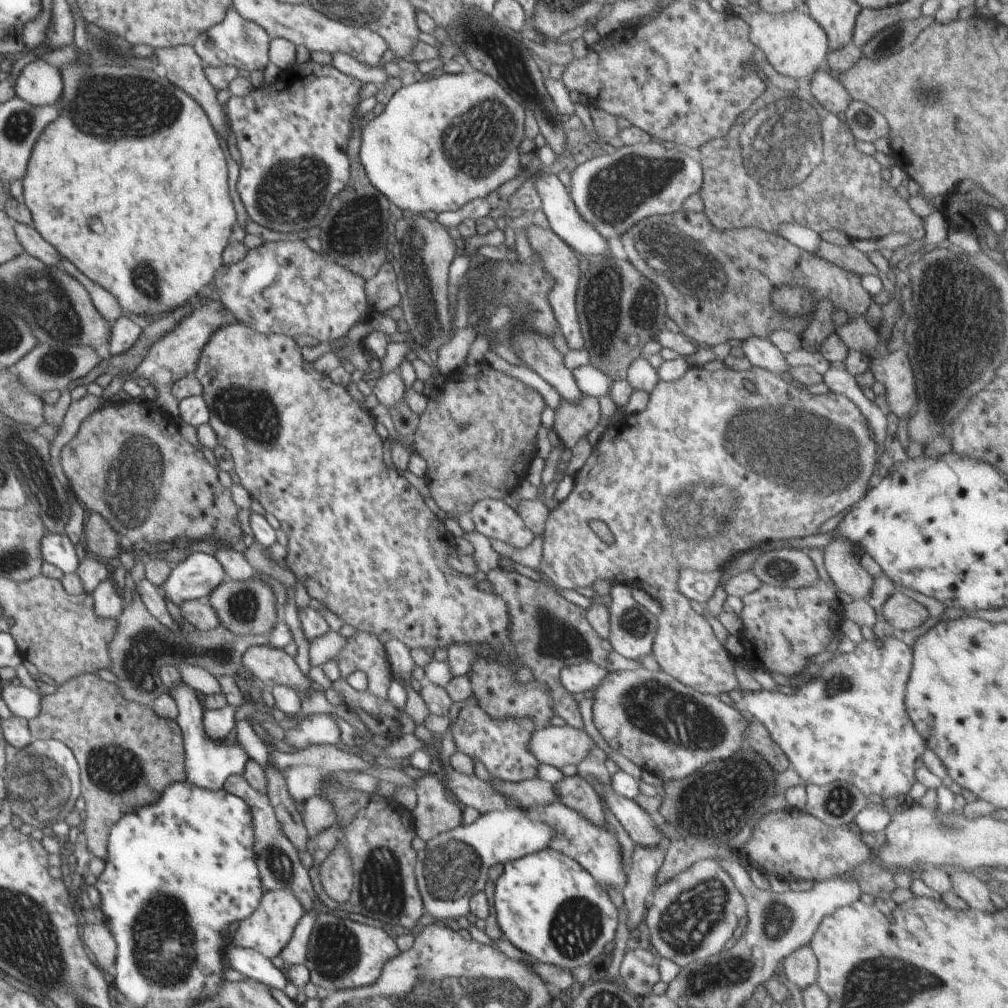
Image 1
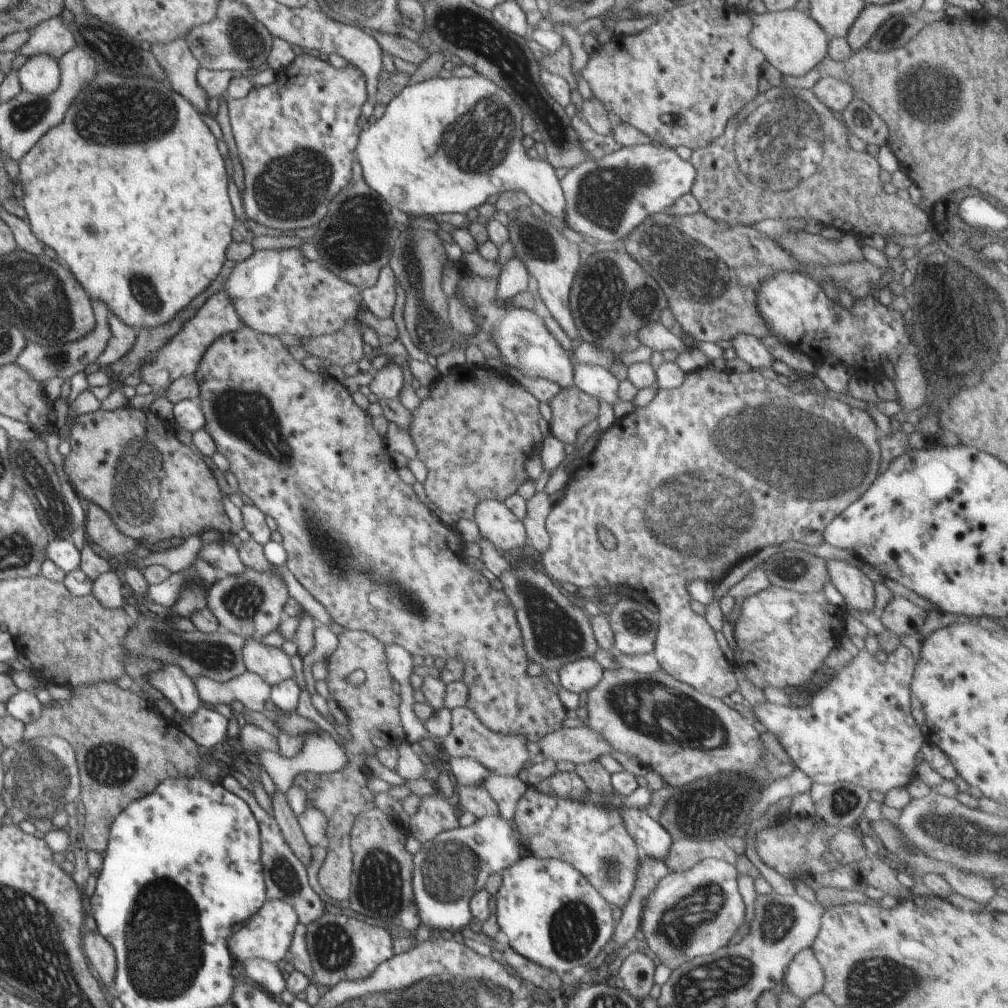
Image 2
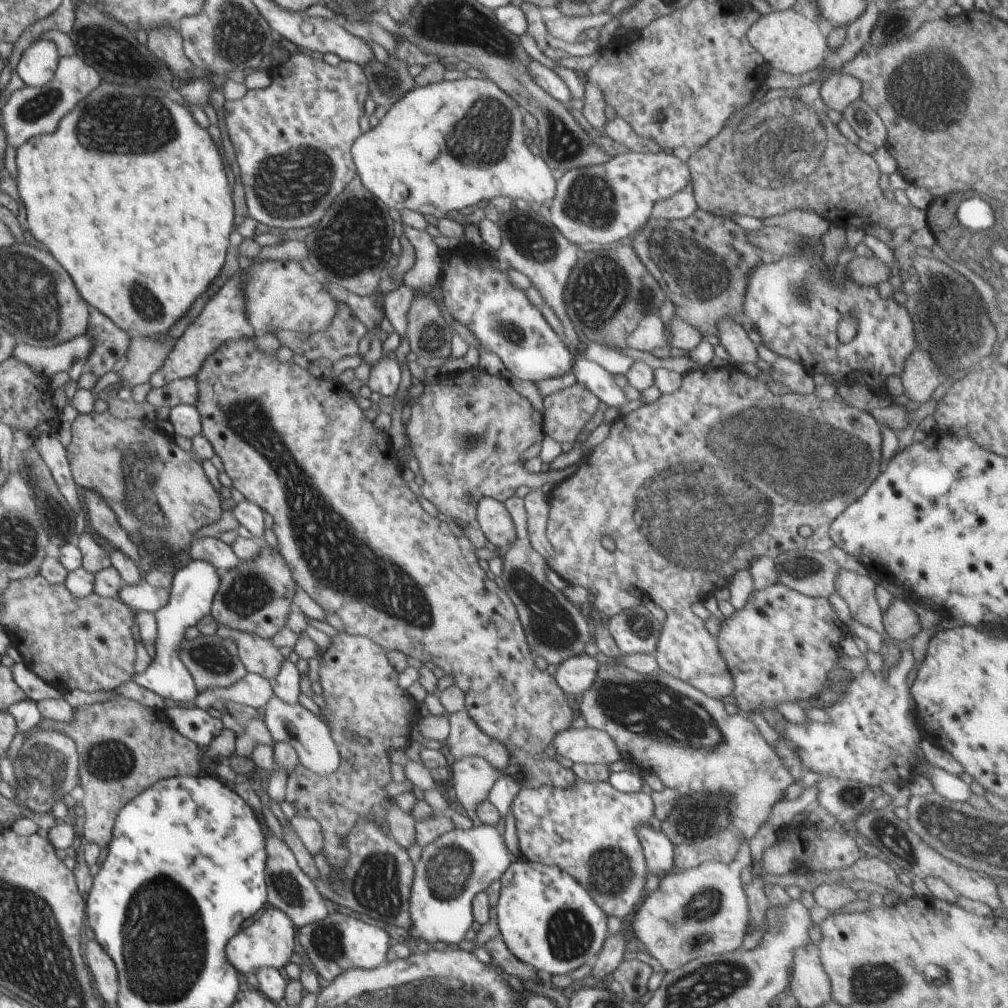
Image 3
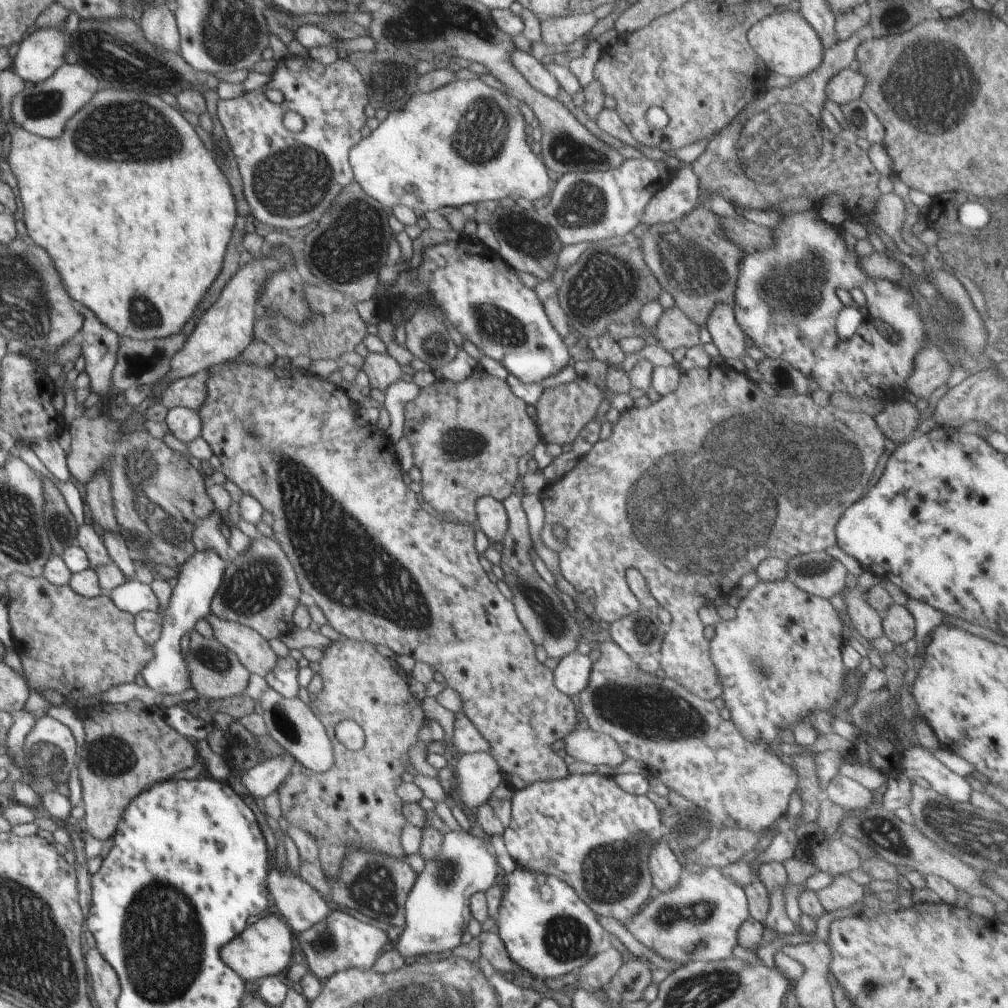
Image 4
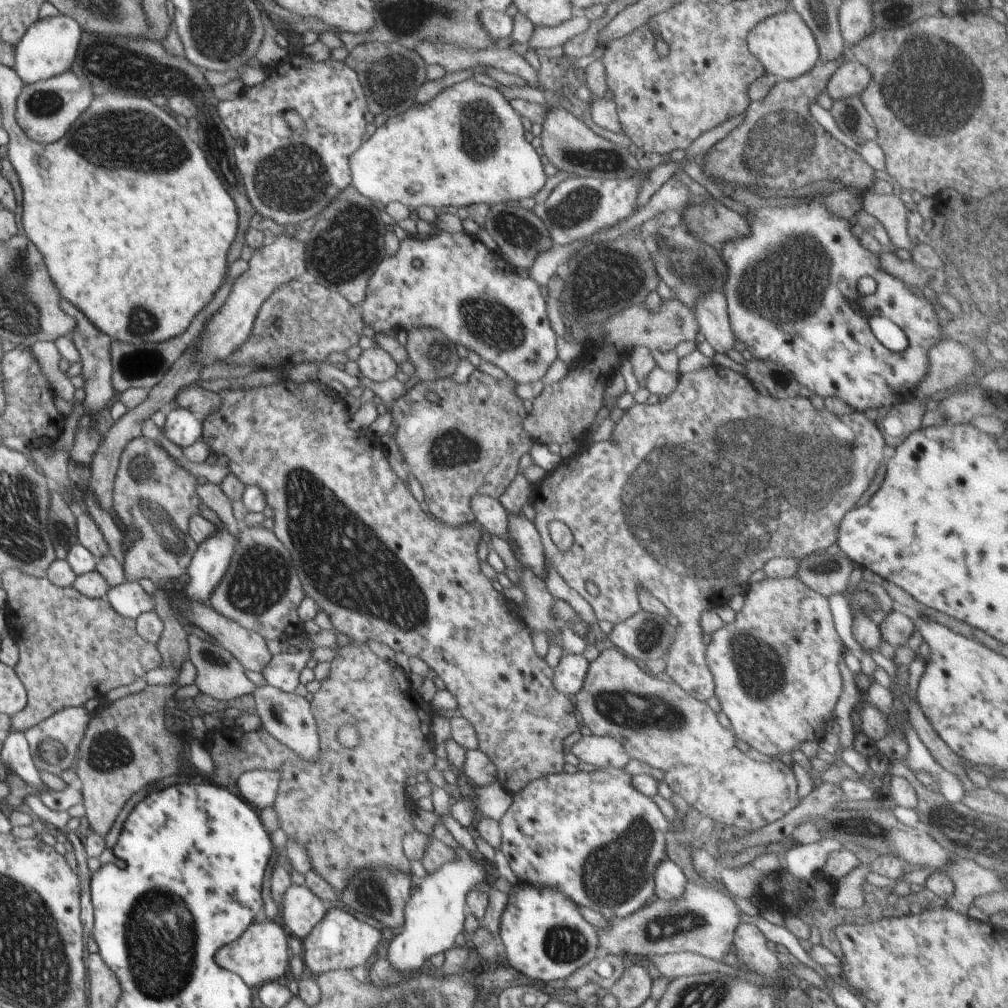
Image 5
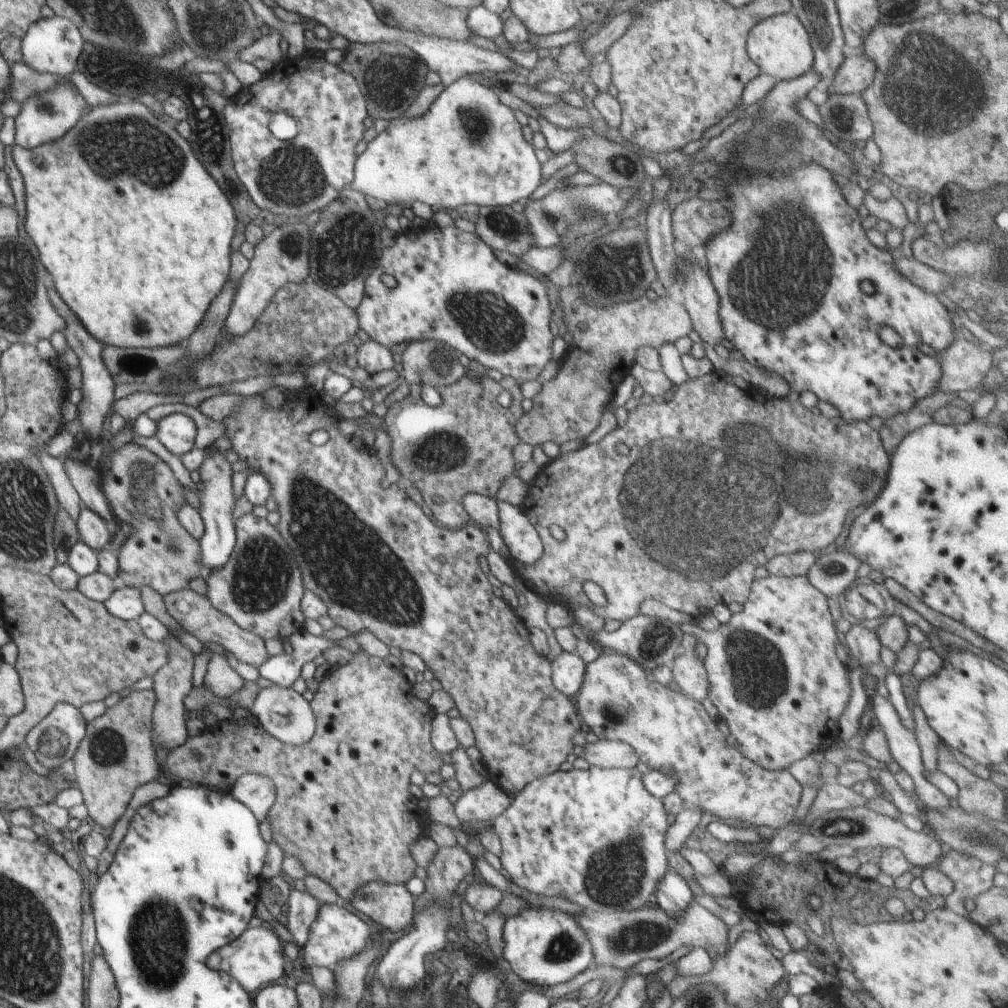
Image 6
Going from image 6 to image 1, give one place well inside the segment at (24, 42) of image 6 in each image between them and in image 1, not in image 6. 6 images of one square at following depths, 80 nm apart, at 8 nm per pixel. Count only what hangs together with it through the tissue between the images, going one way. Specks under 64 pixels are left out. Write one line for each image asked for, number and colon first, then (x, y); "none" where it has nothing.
1: (39, 83)
2: (40, 75)
3: (37, 65)
4: (39, 56)
5: (48, 48)

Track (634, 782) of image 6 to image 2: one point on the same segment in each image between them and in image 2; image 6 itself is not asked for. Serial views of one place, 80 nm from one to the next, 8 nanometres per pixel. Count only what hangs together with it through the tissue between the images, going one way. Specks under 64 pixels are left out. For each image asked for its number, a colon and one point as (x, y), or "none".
2: (591, 837)
3: (588, 829)
4: (585, 829)
5: (592, 835)

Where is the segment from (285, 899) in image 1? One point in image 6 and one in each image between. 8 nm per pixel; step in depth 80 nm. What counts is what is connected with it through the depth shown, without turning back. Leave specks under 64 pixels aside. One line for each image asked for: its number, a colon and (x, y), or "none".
2: (268, 935)
3: (270, 941)
4: (263, 949)
5: (261, 953)
6: (255, 959)

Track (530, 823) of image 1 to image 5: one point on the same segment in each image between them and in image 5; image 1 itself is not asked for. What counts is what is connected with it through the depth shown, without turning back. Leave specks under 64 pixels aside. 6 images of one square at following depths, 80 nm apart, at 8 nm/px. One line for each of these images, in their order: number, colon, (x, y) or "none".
2: (451, 868)
3: (463, 862)
4: (437, 912)
5: (434, 915)

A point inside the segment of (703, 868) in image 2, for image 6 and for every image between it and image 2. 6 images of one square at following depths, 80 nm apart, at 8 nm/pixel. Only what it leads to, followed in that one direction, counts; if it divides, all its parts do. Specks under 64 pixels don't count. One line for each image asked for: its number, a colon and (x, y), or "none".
3: (703, 911)
4: (698, 919)
5: (704, 920)
6: (620, 940)

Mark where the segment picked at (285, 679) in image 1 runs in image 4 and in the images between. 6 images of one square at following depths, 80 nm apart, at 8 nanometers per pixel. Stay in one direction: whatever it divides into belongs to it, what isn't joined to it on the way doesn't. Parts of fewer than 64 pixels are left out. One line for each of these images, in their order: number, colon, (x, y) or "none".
2: (266, 659)
3: (259, 655)
4: (254, 652)

